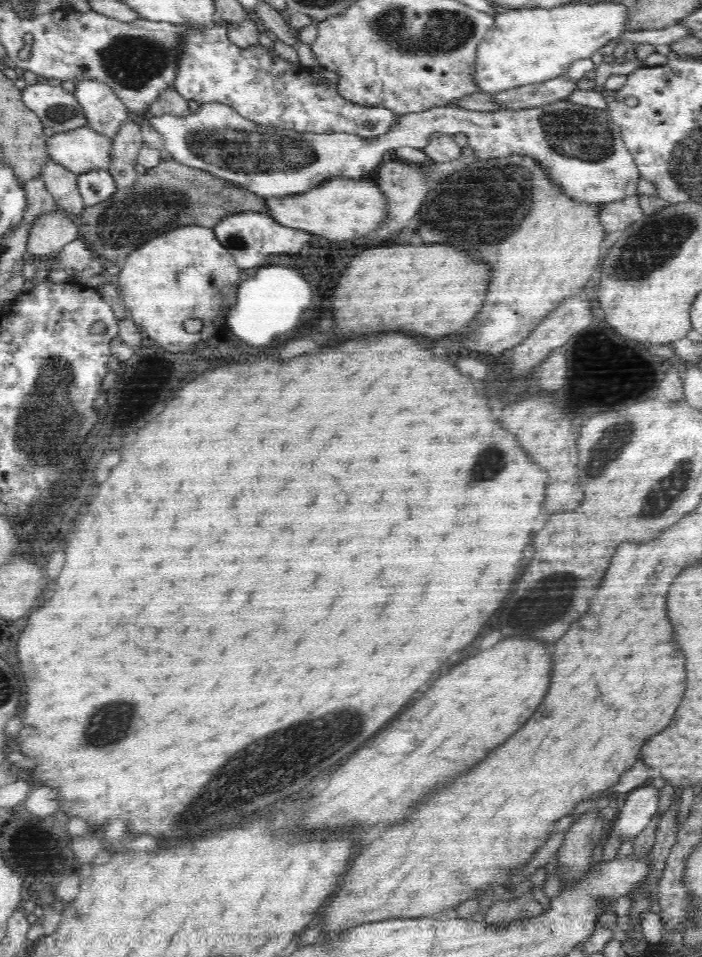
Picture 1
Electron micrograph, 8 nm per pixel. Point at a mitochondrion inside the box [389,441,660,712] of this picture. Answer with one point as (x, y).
(545, 599)

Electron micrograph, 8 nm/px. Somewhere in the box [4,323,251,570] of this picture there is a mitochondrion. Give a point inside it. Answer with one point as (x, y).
(48, 424)

